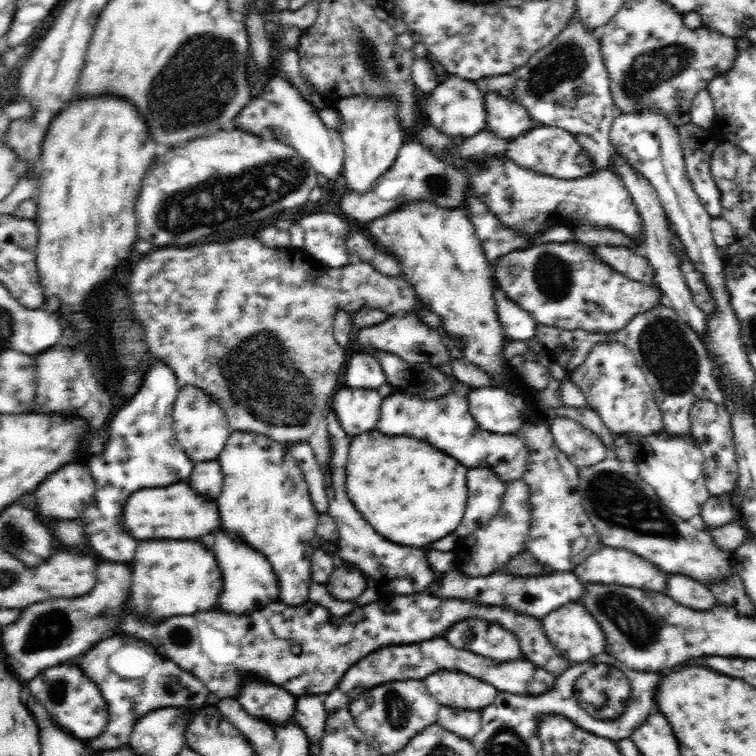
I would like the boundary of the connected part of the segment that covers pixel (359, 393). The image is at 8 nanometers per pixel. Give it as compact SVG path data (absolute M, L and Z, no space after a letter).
M345 386L333 394L330 407L341 428L354 437L374 429L380 418L382 401L377 389Z

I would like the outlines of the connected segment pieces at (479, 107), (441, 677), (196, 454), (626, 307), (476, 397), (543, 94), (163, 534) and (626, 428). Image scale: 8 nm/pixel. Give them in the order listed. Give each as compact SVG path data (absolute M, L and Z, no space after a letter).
M448 72L424 100L424 110L428 114L429 122L445 134L464 140L478 134L477 132L487 130L487 116L483 108L483 92L476 82Z
M458 670L430 674L424 680L428 692L441 706L481 711L496 700L499 690Z
M181 387L172 414L172 428L176 440L184 453L195 463L218 460L226 441L231 435L231 427L222 408L200 387Z
M578 241L537 243L526 250L504 254L494 268L493 279L537 324L568 330L620 330L635 314L658 304L662 295L658 288L626 278L600 259L594 247Z
M476 388L466 396L469 411L482 428L496 434L517 434L524 424L532 423L519 399L505 390Z
M578 13L545 46L516 70L516 86L506 95L524 104L538 124L567 130L578 142L591 164L591 174L612 169L612 122L622 112L616 108L610 90L610 75L602 56L600 37L588 29Z
M188 483L138 490L124 506L124 528L138 541L150 539L197 539L220 529L220 507L217 499L200 495Z
M616 340L598 342L588 350L586 358L569 376L584 396L587 408L594 411L603 425L615 434L631 433L645 437L665 428L662 414L635 354L625 344Z

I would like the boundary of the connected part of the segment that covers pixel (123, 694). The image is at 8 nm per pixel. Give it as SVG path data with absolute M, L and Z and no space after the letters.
M108 636L95 642L83 655L66 663L86 674L85 677L90 678L101 691L107 704L109 720L104 732L87 741L93 753L128 746L136 722L150 711L172 706L197 710L208 705L210 691L198 677L162 658L147 642L131 636Z

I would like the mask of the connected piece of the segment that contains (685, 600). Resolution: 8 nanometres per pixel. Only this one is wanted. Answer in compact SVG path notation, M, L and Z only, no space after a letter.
M670 574L666 594L692 610L714 610L719 604L704 582L682 574Z

